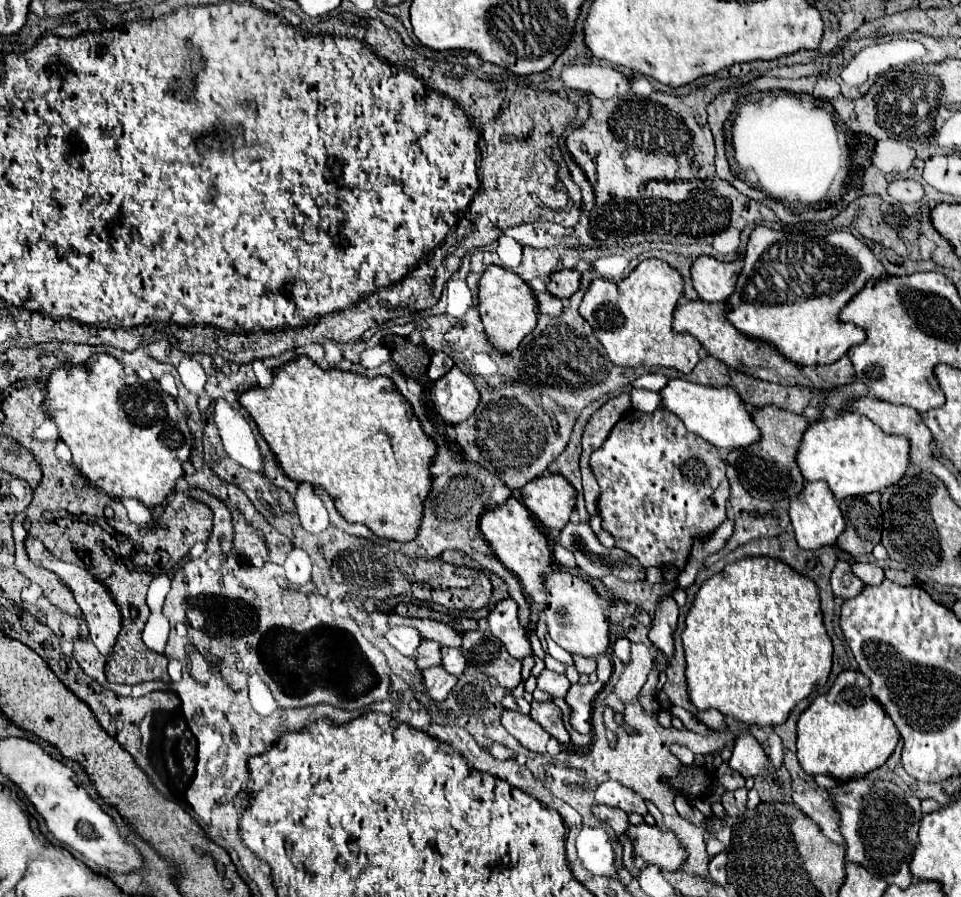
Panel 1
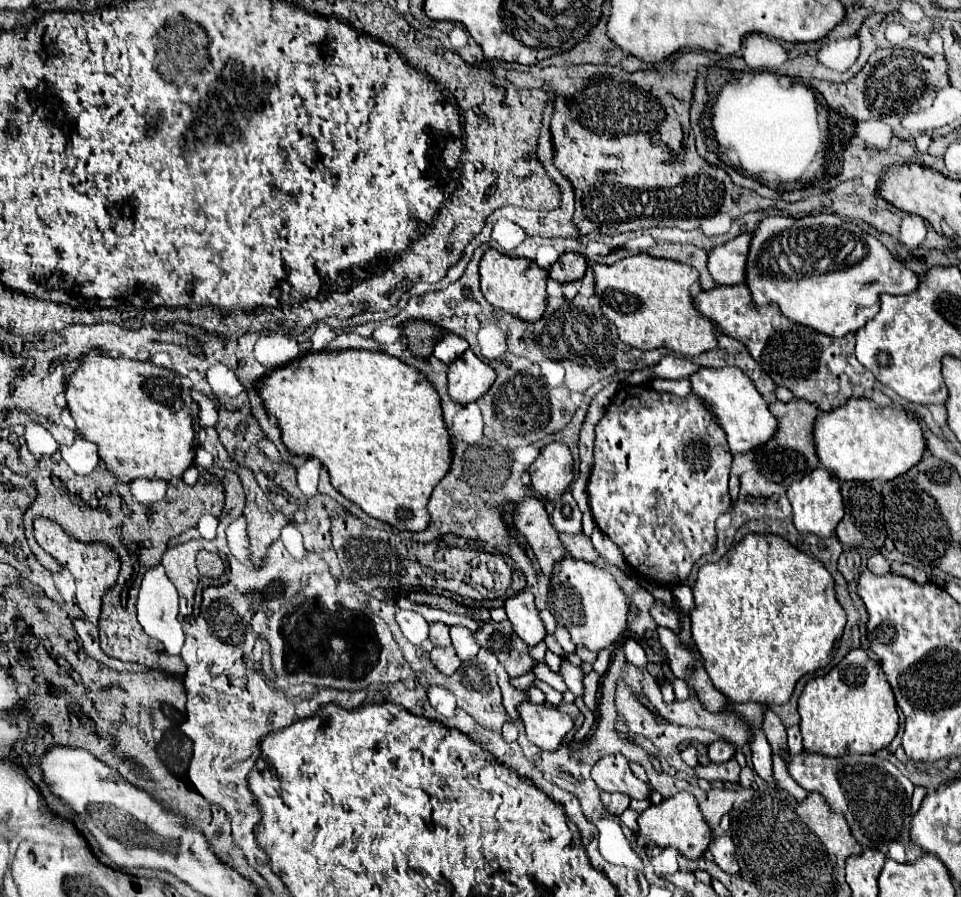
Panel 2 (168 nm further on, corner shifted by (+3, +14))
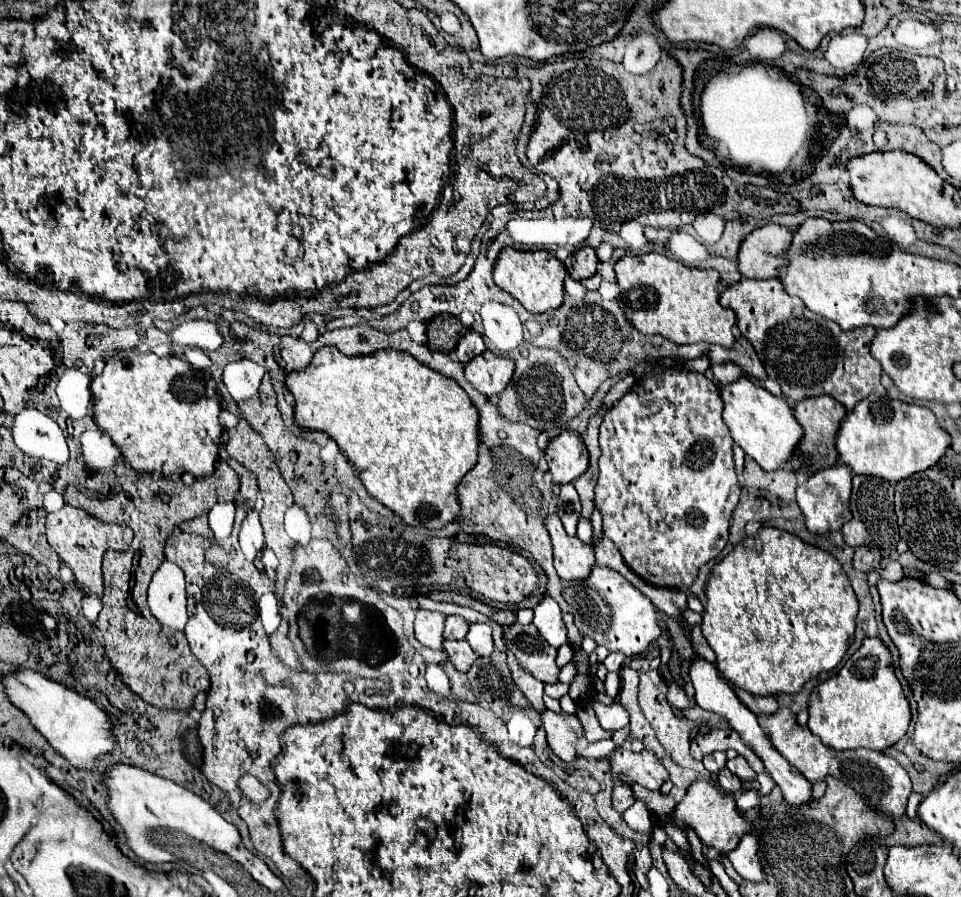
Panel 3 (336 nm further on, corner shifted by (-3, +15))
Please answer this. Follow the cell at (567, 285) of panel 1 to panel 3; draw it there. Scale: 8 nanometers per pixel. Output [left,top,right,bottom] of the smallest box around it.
[565,247,597,281]

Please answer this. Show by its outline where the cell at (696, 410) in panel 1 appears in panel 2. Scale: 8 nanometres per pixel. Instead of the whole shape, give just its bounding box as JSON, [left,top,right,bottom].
[689,368,777,454]

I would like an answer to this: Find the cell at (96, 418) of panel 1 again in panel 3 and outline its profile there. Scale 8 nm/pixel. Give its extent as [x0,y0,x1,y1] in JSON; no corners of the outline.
[91,349,223,477]

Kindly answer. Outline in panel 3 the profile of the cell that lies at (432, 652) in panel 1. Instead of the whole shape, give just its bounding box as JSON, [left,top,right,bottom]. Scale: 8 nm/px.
[445,617,469,639]

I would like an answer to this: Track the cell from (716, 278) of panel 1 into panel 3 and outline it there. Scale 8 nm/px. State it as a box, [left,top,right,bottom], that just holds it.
[739,225,793,279]

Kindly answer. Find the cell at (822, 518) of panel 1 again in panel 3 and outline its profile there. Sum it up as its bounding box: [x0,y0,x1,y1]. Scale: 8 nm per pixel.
[797,463,851,535]

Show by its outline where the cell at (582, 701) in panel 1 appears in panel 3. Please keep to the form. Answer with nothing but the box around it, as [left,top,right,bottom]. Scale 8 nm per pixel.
[605,673,621,697]

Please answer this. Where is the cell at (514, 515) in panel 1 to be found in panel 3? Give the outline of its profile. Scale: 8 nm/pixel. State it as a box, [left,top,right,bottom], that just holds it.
[547,515,595,581]

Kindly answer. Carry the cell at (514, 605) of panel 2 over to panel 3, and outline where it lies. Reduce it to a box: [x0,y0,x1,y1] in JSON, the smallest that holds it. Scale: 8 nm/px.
[533,595,567,647]

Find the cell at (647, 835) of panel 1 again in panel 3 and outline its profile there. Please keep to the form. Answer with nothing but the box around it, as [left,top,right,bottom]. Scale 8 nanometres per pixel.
[673,779,751,853]

